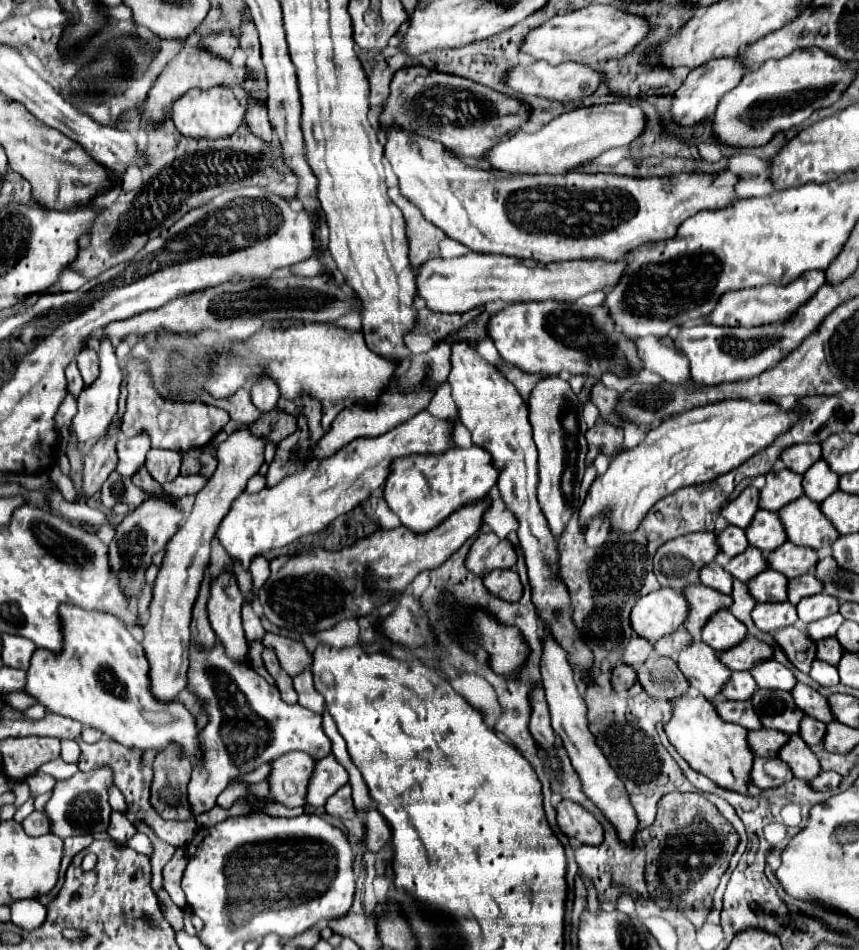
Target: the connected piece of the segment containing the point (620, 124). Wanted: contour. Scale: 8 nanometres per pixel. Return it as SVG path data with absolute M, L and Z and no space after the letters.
M607 102L581 110L573 110L553 118L537 132L517 132L509 140L495 144L489 152L483 154L483 160L489 162L493 170L517 174L563 174L579 166L581 162L603 154L609 148L619 148L631 144L645 128L645 116L639 108Z

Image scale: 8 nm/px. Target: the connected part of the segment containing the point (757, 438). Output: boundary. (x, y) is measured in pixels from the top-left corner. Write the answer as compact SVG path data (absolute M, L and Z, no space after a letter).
M721 400L671 416L651 428L639 446L617 454L607 472L597 476L581 506L581 524L593 522L599 512L607 510L611 530L633 532L657 500L673 494L677 488L713 480L741 466L757 450L769 446L777 434L783 434L789 422L793 422L793 410L783 412L777 404L765 400Z

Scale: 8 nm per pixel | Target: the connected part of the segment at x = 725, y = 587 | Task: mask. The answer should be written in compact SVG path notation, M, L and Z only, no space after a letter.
M711 562L699 570L699 580L701 584L719 590L723 594L731 594L731 584L733 578L729 578L729 572L725 572L717 562Z

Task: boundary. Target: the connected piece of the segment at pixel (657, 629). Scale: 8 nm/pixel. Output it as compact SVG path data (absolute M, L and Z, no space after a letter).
M659 588L635 602L629 622L639 638L655 642L685 622L685 610L685 596L681 592Z

